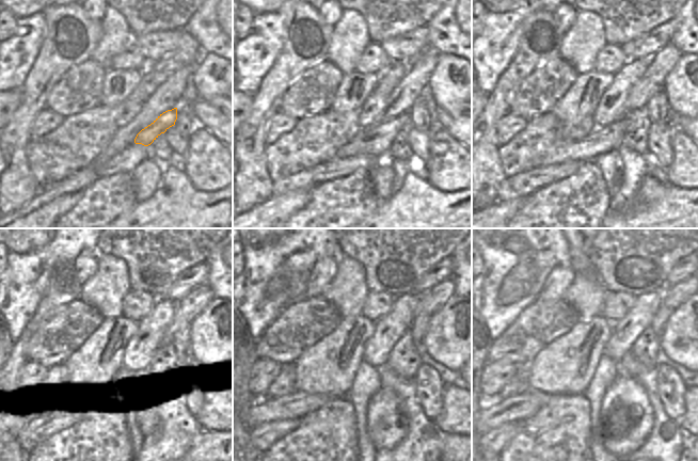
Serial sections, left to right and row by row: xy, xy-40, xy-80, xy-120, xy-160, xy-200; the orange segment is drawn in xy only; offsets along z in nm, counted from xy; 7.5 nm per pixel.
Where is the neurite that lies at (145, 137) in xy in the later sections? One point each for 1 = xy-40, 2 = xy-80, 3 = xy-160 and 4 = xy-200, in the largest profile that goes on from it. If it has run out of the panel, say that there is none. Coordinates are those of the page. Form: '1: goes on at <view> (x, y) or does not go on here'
1: goes on at xy-40 (375, 140)
2: goes on at xy-80 (602, 140)
3: goes on at xy-160 (295, 406)
4: goes on at xy-200 (519, 407)

